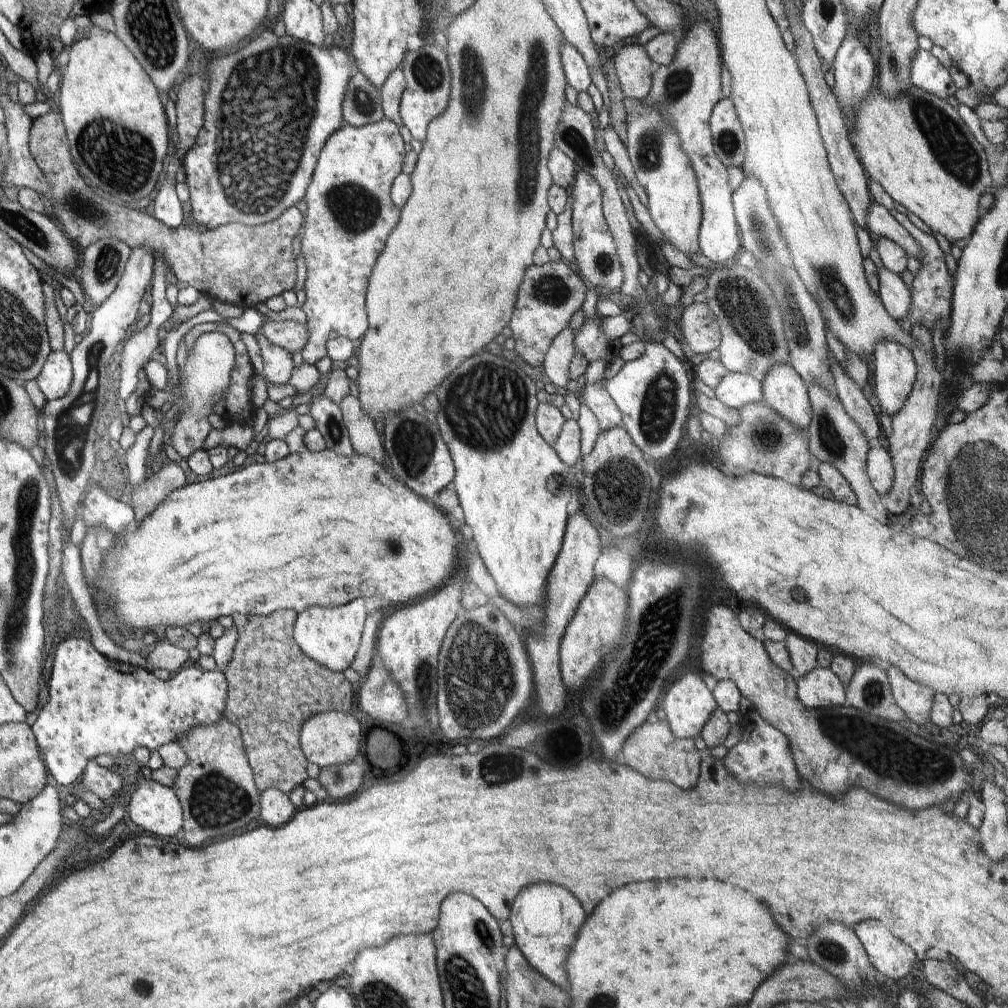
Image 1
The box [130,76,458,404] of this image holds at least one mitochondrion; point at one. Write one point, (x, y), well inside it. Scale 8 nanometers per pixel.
(355, 208)

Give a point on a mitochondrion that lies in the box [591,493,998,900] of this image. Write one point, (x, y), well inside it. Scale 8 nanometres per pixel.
(846, 731)

